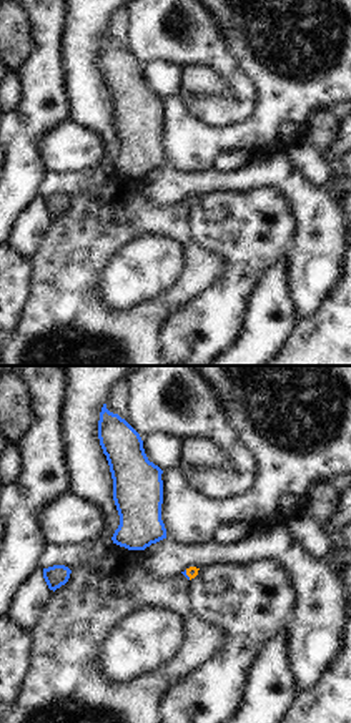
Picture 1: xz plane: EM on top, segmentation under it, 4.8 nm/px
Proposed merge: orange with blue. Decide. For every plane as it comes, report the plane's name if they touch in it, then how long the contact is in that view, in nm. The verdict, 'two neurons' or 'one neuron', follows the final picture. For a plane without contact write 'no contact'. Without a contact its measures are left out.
xz | 50 nm

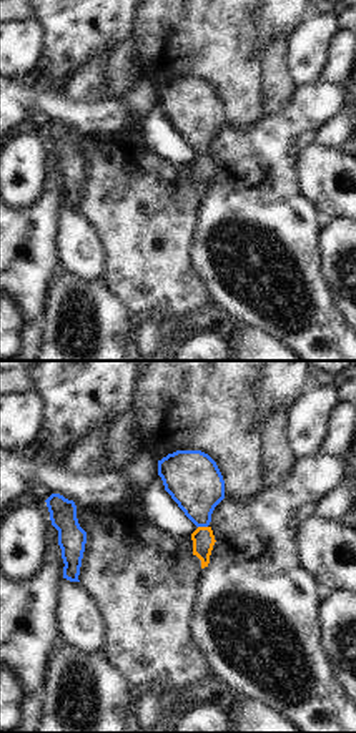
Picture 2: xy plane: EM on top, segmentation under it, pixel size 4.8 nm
xy | 50 nm

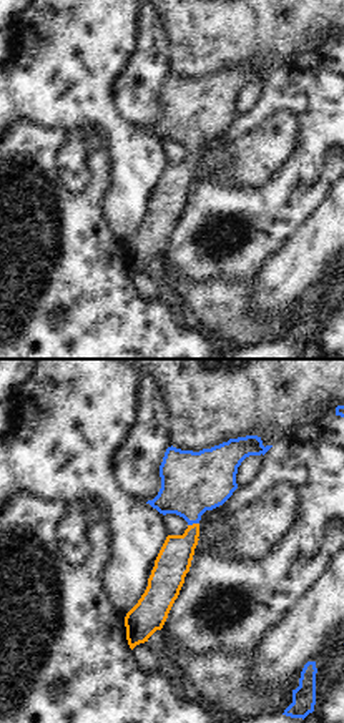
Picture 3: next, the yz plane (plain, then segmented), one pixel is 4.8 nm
yz | 60 nm

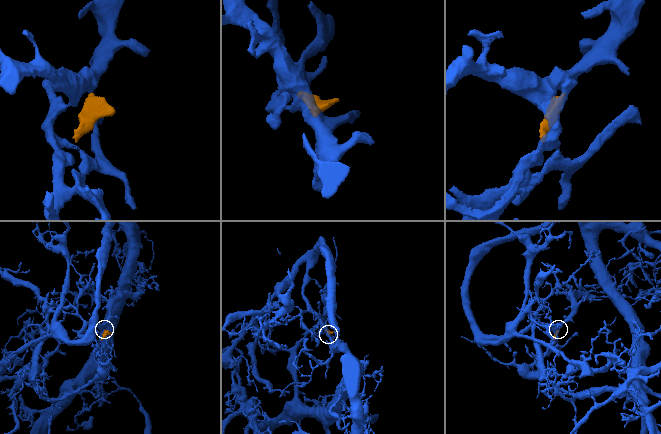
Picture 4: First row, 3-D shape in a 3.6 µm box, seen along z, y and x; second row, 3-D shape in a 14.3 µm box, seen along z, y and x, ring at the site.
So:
one neuron

